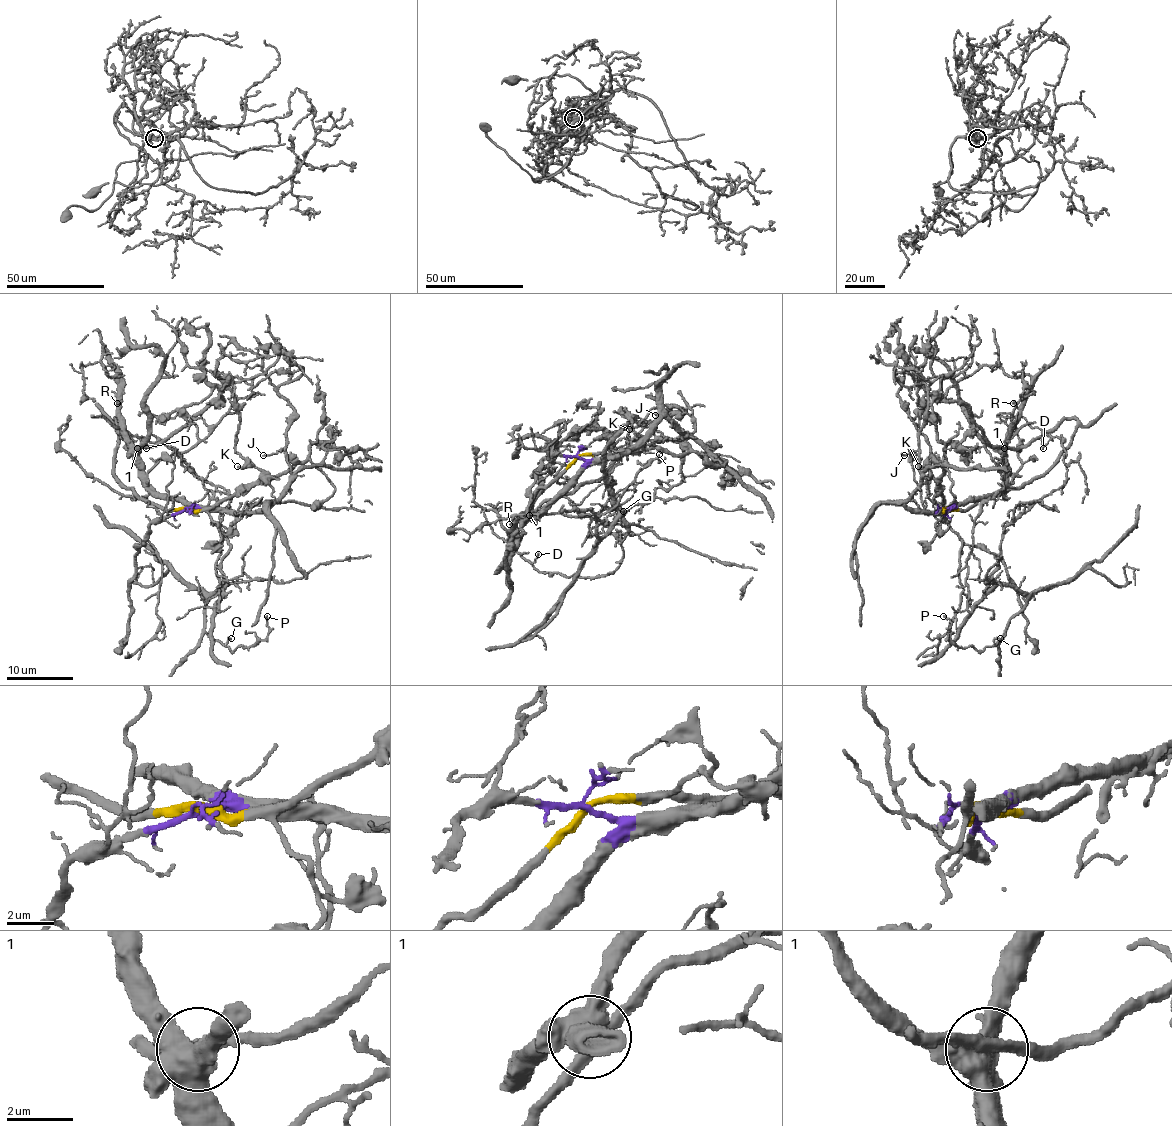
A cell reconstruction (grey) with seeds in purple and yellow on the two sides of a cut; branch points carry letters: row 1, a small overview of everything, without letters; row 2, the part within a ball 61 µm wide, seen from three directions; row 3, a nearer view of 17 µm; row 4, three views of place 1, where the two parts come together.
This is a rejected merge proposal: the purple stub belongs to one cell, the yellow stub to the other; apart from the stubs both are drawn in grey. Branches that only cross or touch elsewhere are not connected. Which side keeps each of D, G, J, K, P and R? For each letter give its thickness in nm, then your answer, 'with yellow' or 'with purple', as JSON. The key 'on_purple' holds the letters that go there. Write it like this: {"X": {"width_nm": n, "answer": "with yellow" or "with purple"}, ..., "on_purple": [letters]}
{"D": {"width_nm": 110, "answer": "with yellow"}, "G": {"width_nm": 140, "answer": "with yellow"}, "J": {"width_nm": 90, "answer": "with purple"}, "K": {"width_nm": 180, "answer": "with yellow"}, "P": {"width_nm": 140, "answer": "with yellow"}, "R": {"width_nm": 170, "answer": "with purple"}, "on_purple": ["J", "R"]}

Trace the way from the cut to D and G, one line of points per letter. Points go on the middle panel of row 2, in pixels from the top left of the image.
D: (577, 457), (537, 490), (512, 537), (506, 572), (511, 588), (511, 557), (520, 553), (530, 562), (539, 553)
G: (577, 457), (507, 585), (514, 553), (608, 575), (627, 522), (613, 499), (597, 520), (623, 510)

